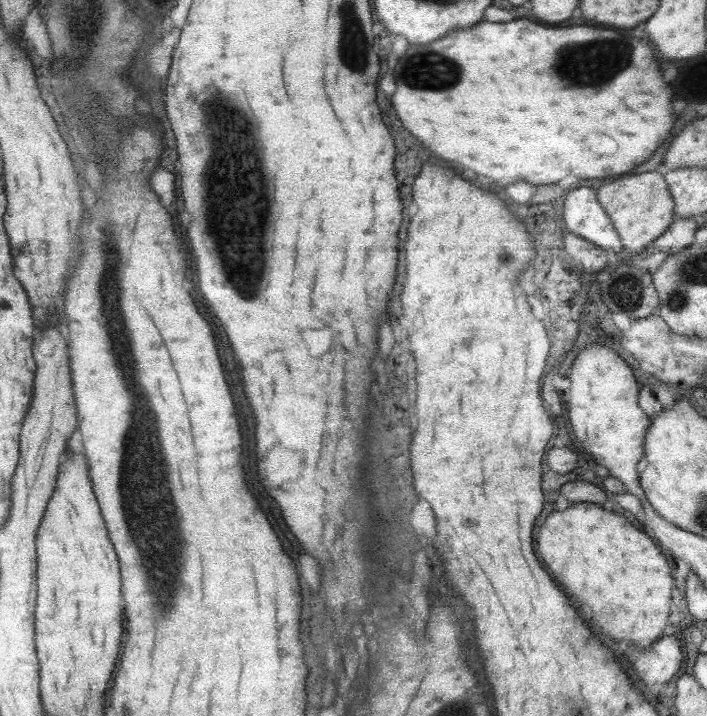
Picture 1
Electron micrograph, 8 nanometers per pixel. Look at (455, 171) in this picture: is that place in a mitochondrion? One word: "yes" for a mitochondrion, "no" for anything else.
no

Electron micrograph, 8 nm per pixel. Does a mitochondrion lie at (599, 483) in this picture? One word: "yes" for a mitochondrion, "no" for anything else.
no

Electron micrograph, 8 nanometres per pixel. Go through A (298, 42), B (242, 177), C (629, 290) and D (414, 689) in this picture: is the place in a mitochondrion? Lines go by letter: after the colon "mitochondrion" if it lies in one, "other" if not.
A: other
B: mitochondrion
C: mitochondrion
D: other

